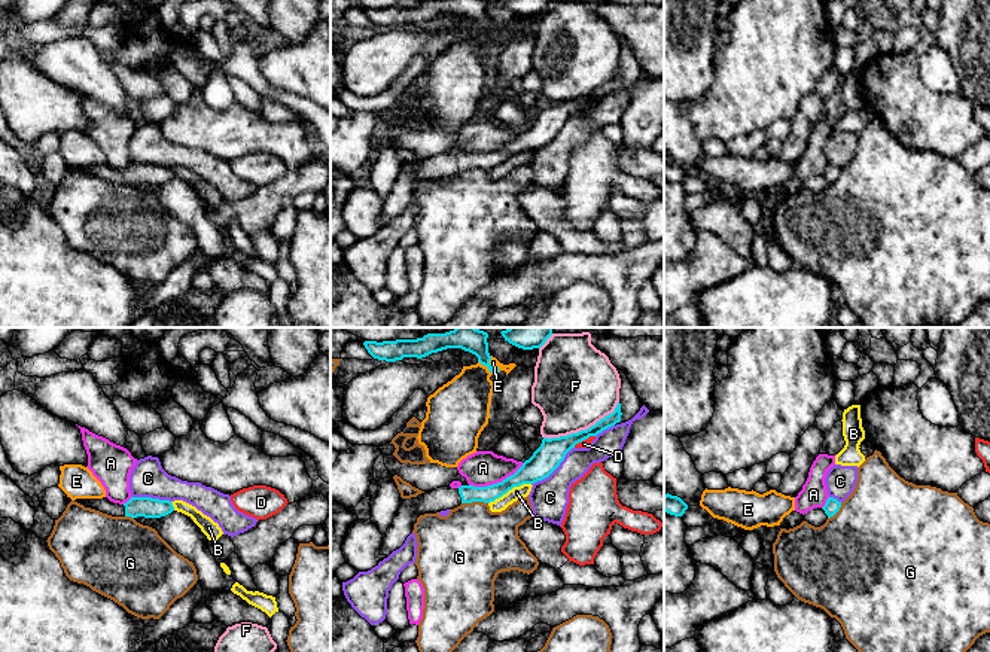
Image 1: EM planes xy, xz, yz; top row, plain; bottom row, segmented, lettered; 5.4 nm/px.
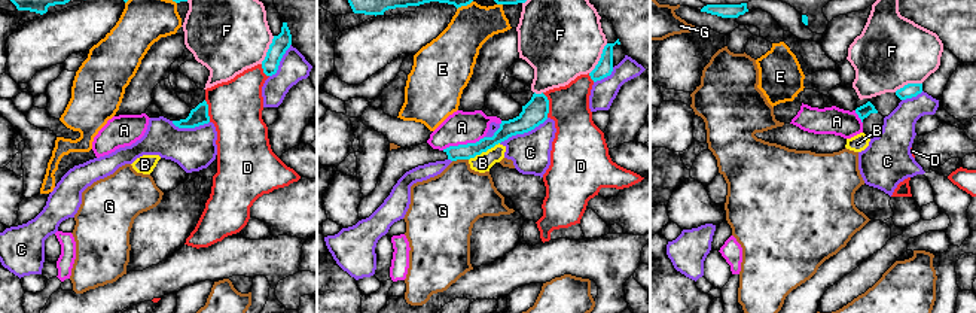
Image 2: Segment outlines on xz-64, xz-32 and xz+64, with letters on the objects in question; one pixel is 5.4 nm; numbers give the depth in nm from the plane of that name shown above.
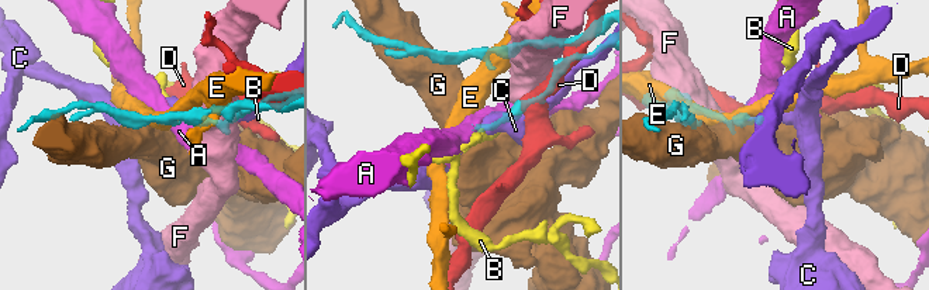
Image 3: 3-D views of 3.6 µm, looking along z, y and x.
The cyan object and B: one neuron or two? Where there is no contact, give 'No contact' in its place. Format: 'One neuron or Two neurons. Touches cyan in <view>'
Two neurons. Touches cyan in xz

